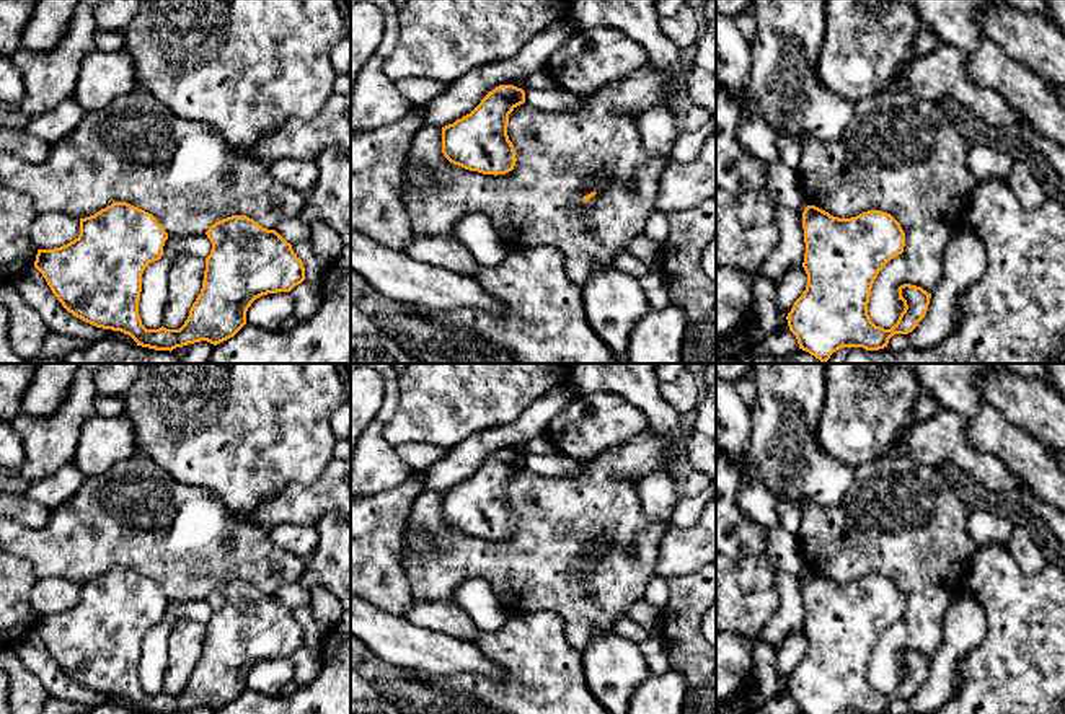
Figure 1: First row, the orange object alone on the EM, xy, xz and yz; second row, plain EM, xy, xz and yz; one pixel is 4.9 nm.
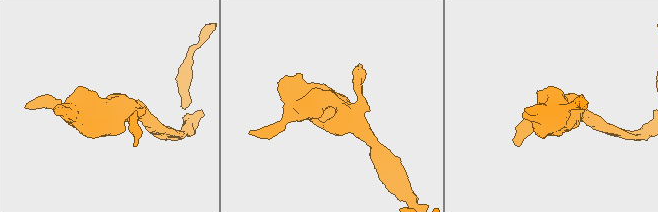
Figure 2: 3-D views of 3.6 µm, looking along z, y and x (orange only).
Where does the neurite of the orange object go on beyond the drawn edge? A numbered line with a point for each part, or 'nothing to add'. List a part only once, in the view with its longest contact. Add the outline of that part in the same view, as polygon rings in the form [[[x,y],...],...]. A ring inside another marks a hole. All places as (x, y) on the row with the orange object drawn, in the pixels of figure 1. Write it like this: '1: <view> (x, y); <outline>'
nothing to add

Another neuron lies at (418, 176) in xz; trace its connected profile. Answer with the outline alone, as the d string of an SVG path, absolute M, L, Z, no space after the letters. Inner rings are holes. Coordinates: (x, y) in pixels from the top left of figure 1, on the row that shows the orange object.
M411 168L409 170L409 184L414 187L431 187L432 186L432 171L429 168Z

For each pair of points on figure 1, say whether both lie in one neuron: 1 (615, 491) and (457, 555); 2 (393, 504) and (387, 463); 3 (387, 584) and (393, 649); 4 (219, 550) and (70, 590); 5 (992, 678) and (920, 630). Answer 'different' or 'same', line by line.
1: same
2: different
3: different
4: different
5: different

